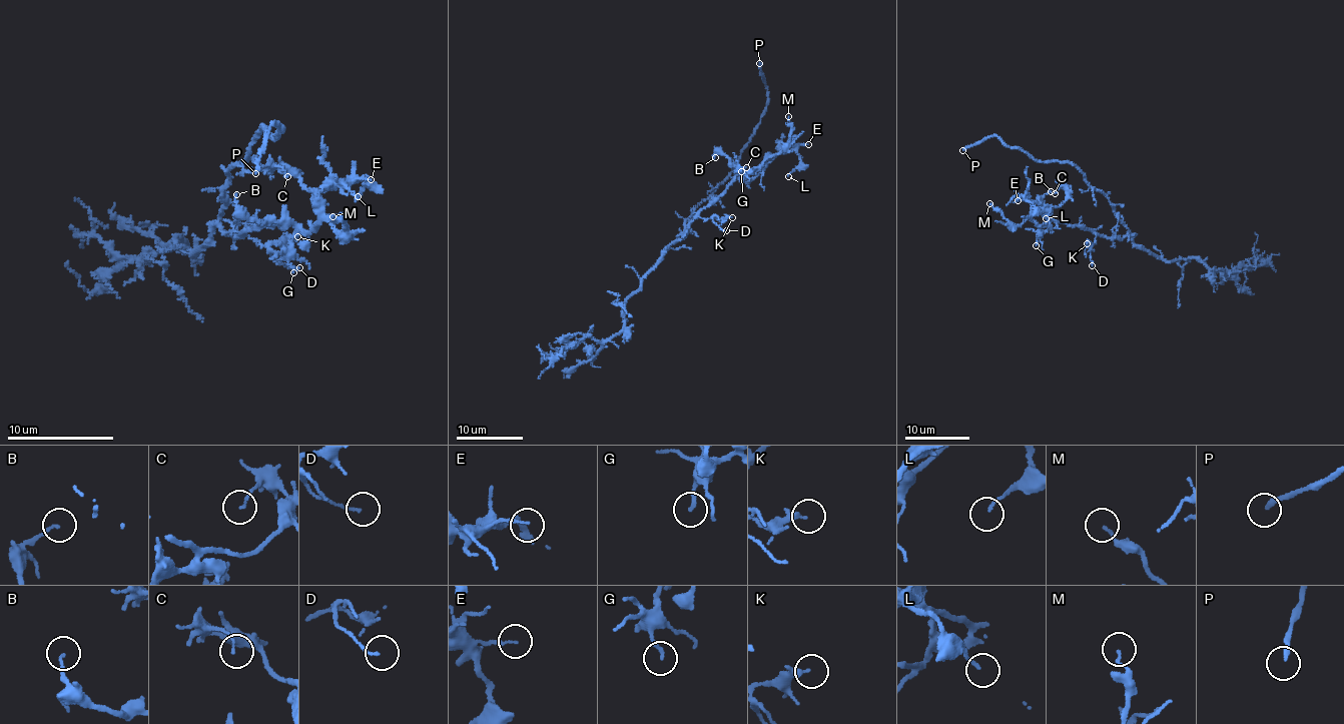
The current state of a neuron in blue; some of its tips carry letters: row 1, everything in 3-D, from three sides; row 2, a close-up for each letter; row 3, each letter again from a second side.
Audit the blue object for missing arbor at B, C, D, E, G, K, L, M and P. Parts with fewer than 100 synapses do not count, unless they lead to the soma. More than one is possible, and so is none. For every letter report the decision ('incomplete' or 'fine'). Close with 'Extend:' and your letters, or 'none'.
B: fine
C: fine
D: fine
E: fine
G: fine
K: fine
L: fine
M: fine
P: incomplete
Extend: P

